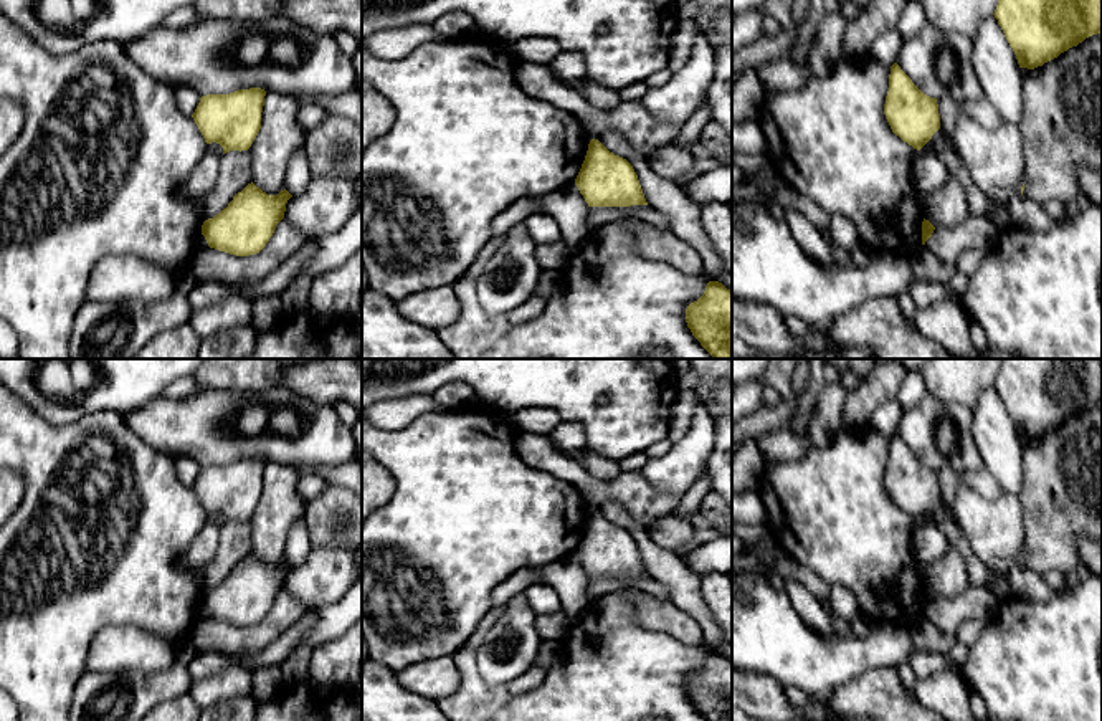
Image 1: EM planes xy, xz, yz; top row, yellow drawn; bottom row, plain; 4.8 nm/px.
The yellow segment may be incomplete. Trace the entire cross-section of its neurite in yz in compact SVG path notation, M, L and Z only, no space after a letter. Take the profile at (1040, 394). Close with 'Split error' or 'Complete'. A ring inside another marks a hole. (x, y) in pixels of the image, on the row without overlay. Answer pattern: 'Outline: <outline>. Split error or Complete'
Outline: M1001 359L993 385L1019 438L1034 440L1102 402L1102 360Z. Complete

